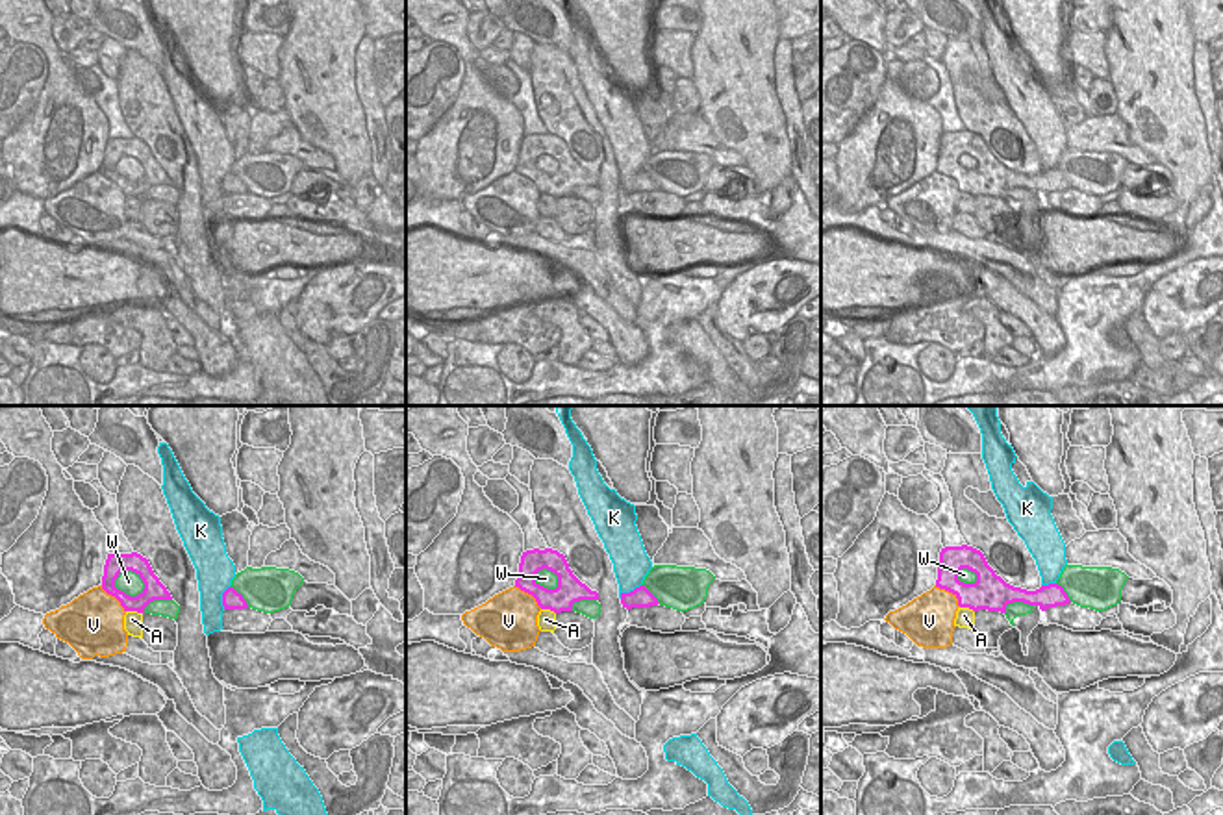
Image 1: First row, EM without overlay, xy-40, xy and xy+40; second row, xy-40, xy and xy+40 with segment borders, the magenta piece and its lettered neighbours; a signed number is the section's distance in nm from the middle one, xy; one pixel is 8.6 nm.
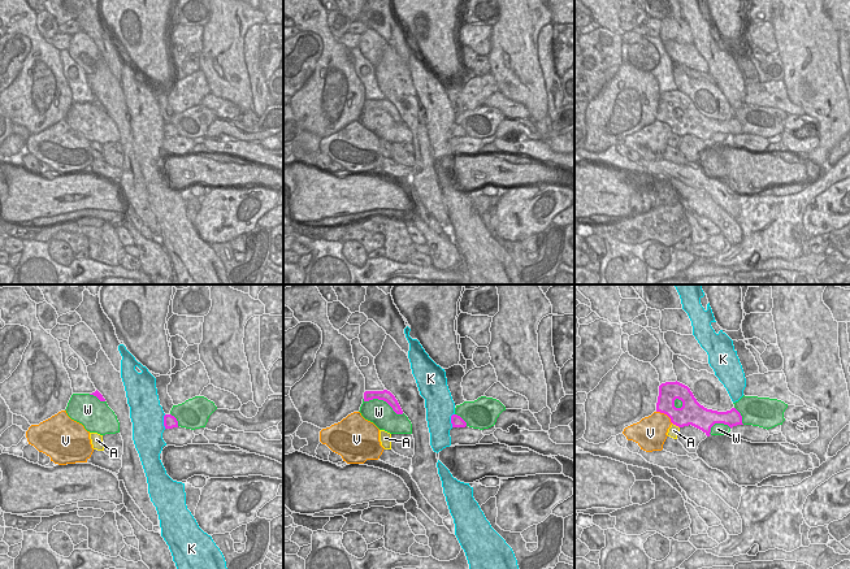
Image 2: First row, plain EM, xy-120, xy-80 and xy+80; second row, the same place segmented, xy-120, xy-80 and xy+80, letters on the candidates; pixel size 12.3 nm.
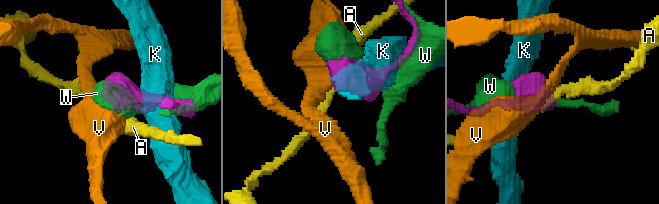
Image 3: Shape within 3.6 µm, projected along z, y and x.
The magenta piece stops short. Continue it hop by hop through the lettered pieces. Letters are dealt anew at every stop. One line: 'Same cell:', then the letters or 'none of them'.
Same cell: W

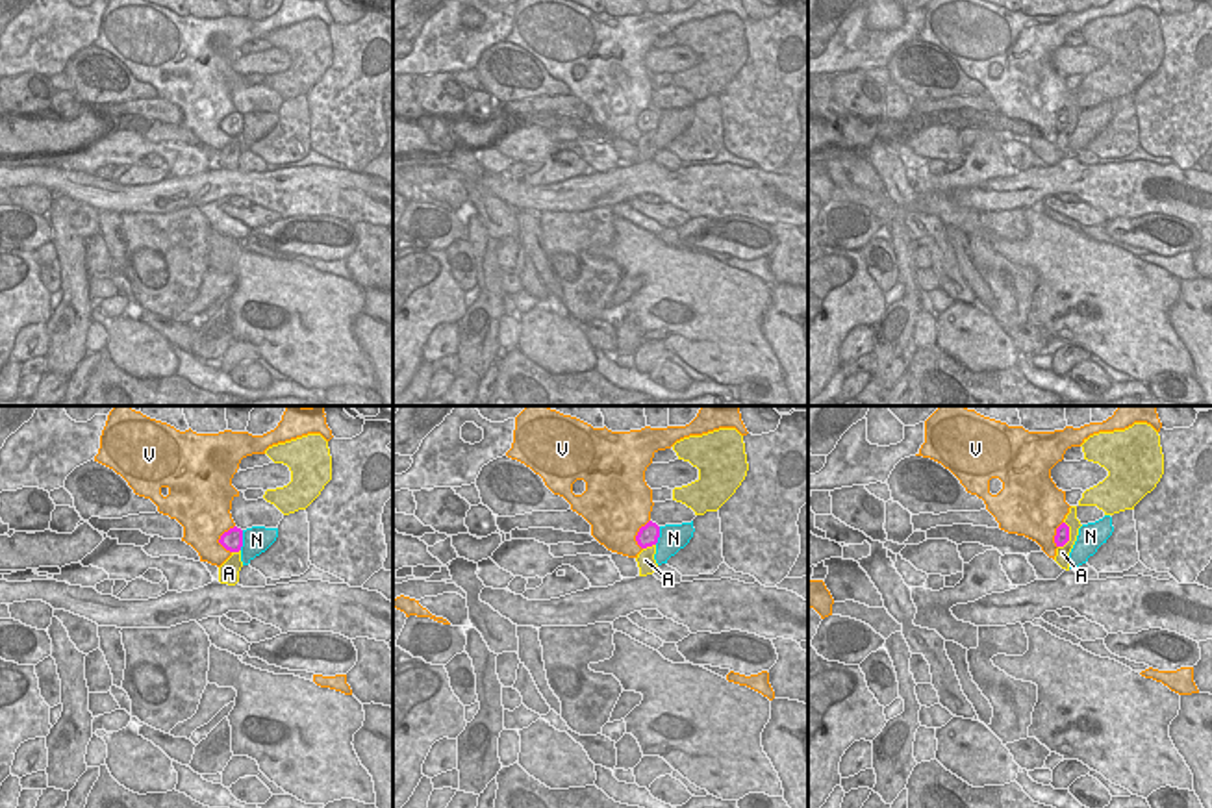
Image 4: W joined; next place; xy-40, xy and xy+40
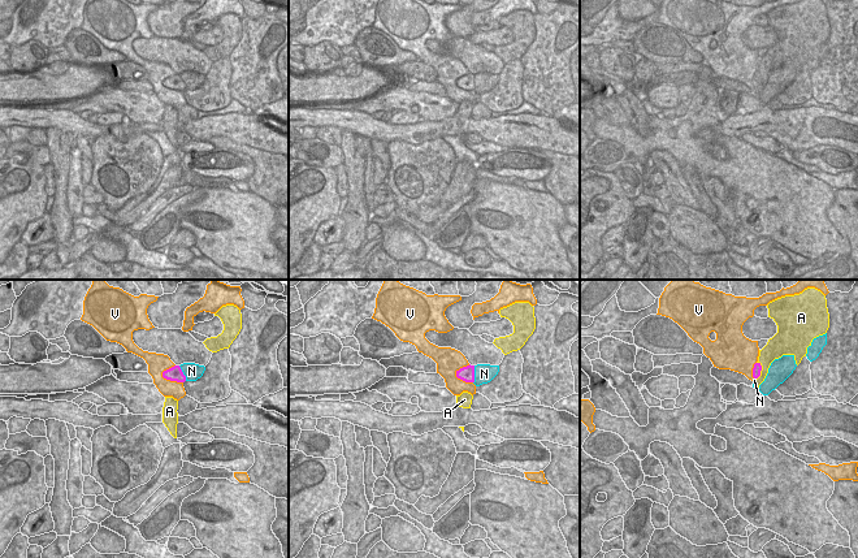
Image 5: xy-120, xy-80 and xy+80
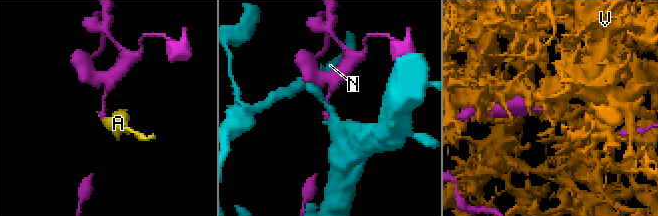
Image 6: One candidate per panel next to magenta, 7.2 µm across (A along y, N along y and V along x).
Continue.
Same cell: none of them

